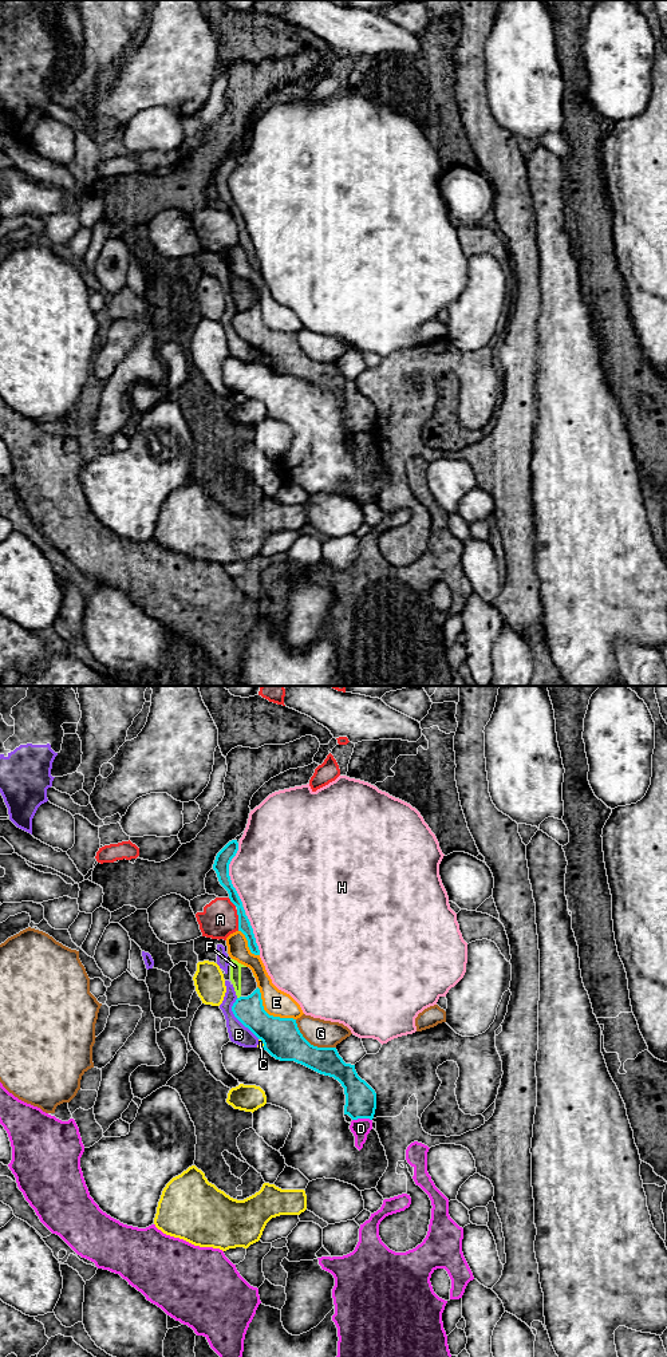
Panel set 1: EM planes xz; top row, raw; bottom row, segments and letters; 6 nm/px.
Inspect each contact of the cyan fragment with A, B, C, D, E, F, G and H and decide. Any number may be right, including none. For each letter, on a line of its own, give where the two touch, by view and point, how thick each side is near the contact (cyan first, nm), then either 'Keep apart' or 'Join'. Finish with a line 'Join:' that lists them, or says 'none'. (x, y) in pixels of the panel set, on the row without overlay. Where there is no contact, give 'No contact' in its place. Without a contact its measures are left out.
A: Touches cyan at xz (239, 235). Thickness 80 nm (cyan) against 220 nm. Keep apart
B: Touches cyan at xz (239, 334). Thickness 200 nm (cyan) against 120 nm. Keep apart
C: Touches cyan at xz (263, 356). Thickness 240 nm (cyan) against 30 nm. Keep apart
D: Touches cyan at xz (362, 432). Thickness 190 nm (cyan) against 110 nm. Keep apart
E: Touches cyan at xz (267, 327). Thickness 240 nm (cyan) against 160 nm. Keep apart
F: Touches cyan at xz (240, 311). Thickness 170 nm (cyan) against 60 nm. Keep apart
G: Touches cyan at xz (310, 358). Thickness 240 nm (cyan) against 170 nm. Keep apart
H: Touches cyan at xz (228, 188). Thickness 100 nm (cyan) against 460 nm. Keep apart
Join: none

